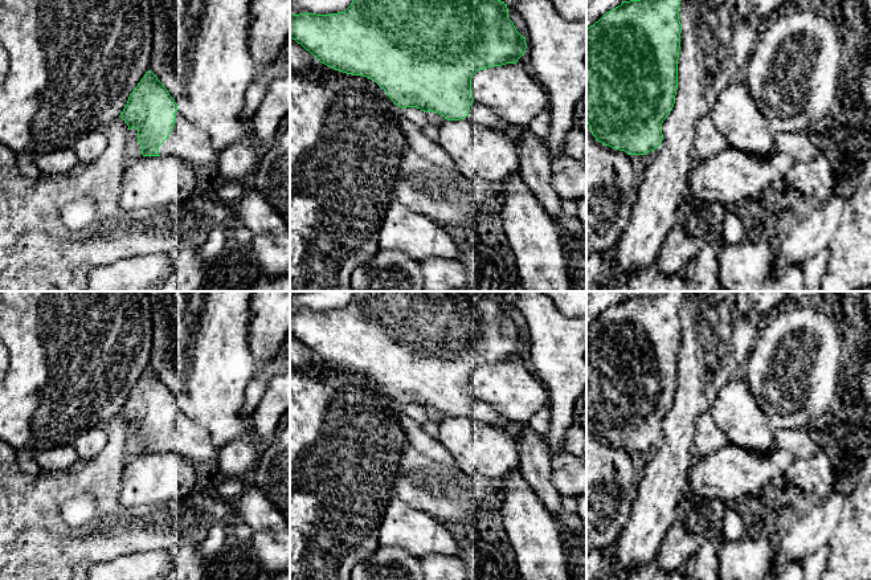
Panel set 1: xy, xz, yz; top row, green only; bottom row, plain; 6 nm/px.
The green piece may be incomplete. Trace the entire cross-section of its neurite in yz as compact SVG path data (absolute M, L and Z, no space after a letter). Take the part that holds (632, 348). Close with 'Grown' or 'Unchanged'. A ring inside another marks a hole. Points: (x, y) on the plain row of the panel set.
M680 291L622 298L586 326L586 420L596 437L627 452L646 452L663 437L662 420L675 400L682 320Z. Unchanged

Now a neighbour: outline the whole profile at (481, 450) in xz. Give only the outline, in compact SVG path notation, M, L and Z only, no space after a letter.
M445 416L438 424L438 441L467 477L499 479L518 469L522 429L523 424L500 428L470 417Z

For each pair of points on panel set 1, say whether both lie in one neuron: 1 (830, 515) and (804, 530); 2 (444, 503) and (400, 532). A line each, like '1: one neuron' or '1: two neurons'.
1: one neuron
2: two neurons

